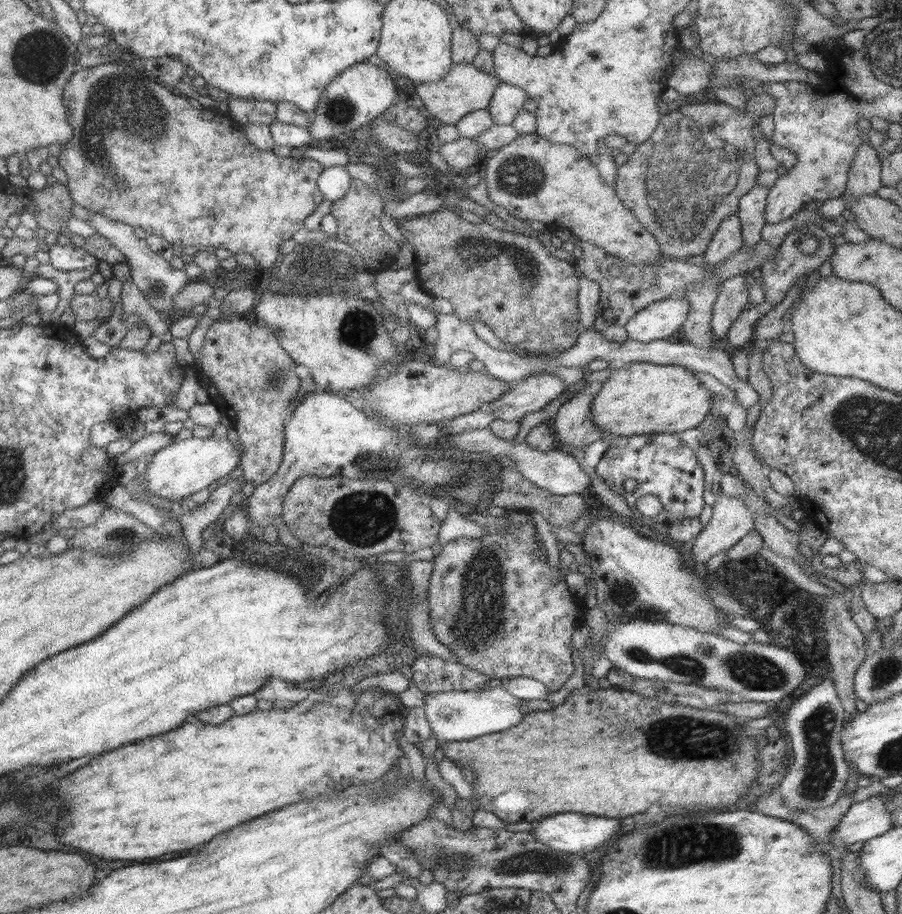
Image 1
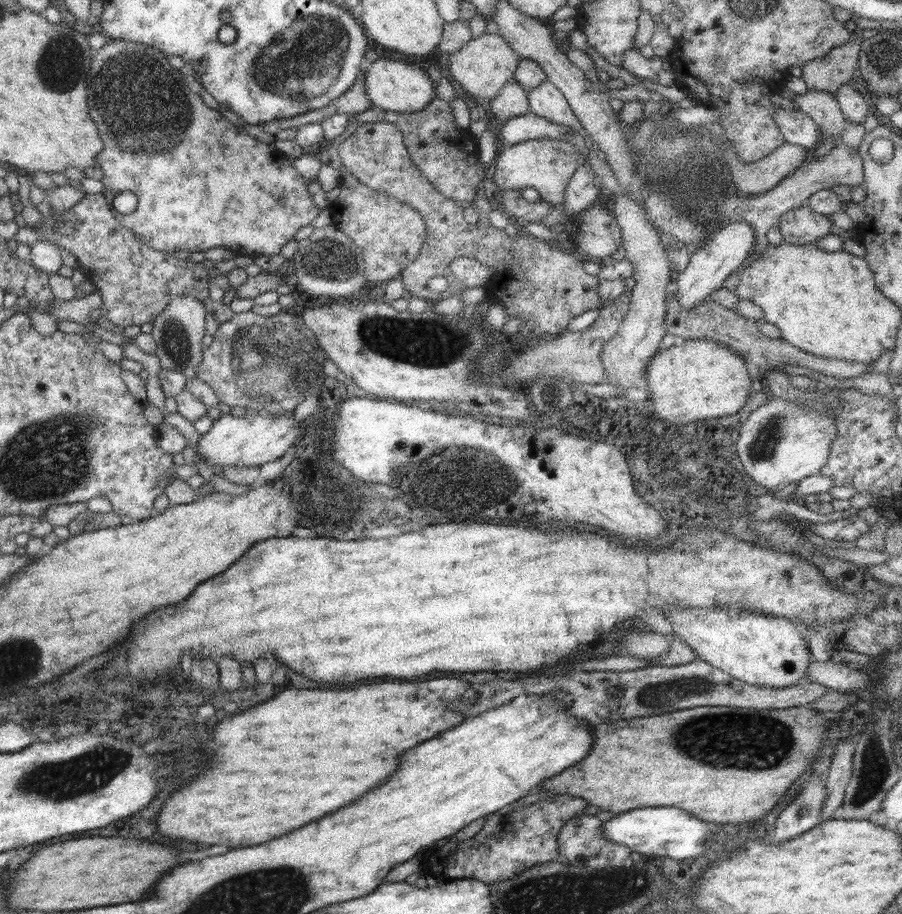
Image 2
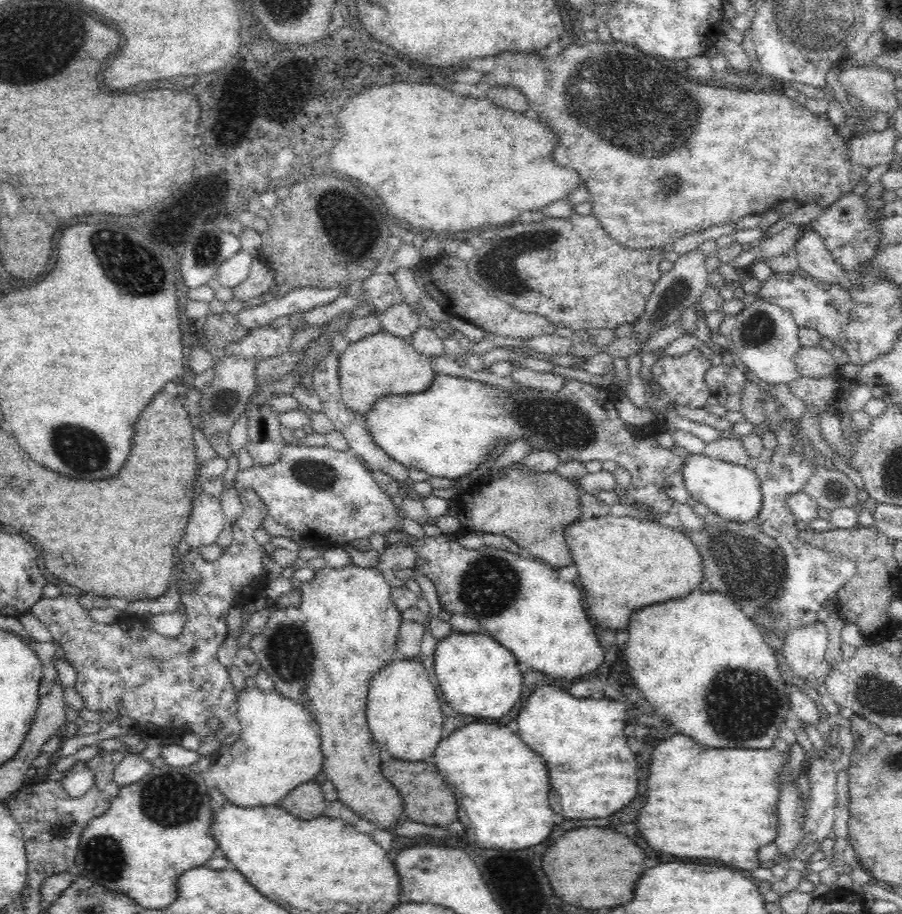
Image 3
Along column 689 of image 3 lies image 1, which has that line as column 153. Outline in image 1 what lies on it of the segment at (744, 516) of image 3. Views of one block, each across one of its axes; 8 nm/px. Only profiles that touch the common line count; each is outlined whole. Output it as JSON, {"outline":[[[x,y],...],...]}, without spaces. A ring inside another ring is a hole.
{"outline":[[[197,434],[184,440],[174,440],[168,446],[156,451],[146,466],[146,487],[152,496],[179,501],[199,490],[208,488],[214,480],[232,475],[236,464],[242,458],[243,449],[227,437],[200,438]]]}

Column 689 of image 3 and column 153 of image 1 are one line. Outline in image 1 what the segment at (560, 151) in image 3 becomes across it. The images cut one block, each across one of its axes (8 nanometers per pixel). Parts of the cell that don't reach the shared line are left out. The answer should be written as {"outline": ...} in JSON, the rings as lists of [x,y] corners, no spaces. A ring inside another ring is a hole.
{"outline":[[[108,61],[98,66],[79,68],[68,80],[62,95],[68,123],[72,125],[73,137],[70,142],[60,144],[59,166],[67,175],[67,187],[74,203],[82,205],[89,211],[102,213],[115,221],[123,222],[133,227],[144,228],[145,232],[161,236],[171,245],[196,246],[203,249],[205,246],[226,248],[233,253],[246,252],[252,255],[262,269],[273,269],[280,256],[280,244],[290,240],[295,232],[304,227],[304,220],[316,210],[316,207],[325,199],[318,190],[317,180],[324,167],[316,160],[302,159],[298,161],[292,156],[283,157],[276,155],[271,150],[254,148],[244,133],[244,125],[235,121],[224,112],[210,109],[196,109],[184,96],[176,96],[164,86],[149,80],[144,71],[137,64],[127,65]]]}

